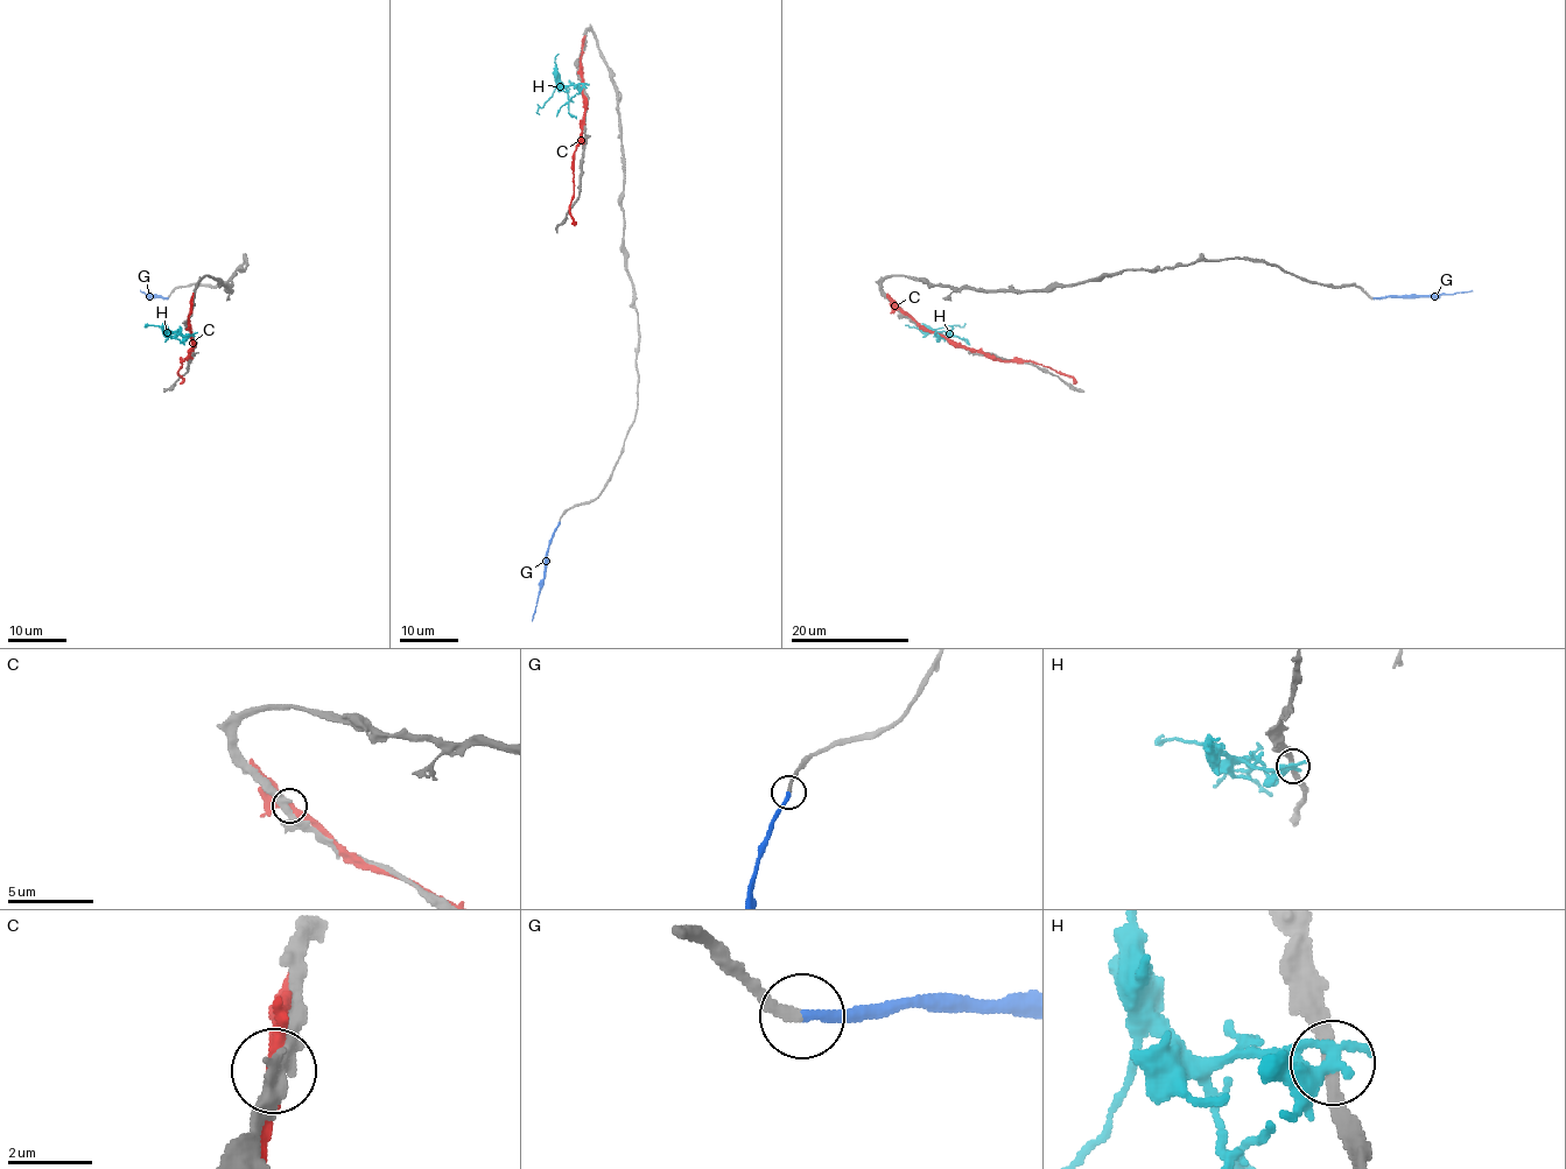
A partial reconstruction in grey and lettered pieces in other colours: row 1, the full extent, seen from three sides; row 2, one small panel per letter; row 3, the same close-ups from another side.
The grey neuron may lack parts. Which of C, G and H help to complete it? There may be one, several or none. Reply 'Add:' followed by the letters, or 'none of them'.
Add: G

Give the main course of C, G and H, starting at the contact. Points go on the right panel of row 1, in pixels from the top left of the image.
C: (900, 309), (926, 329), (960, 345), (1004, 361), (1033, 361), (1048, 366), (1069, 374), (1075, 384)
G: (1373, 297), (1437, 296), (1472, 290)
H: (938, 335), (933, 330), (961, 328), (966, 323)

